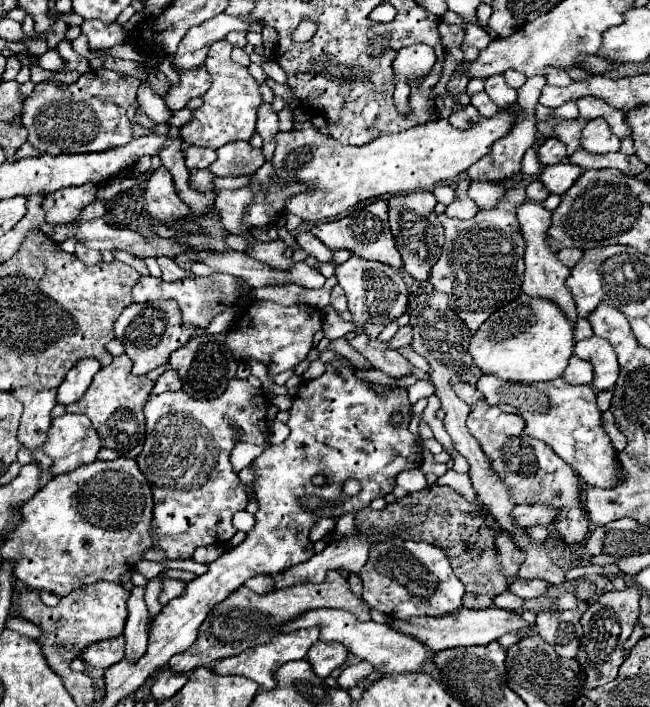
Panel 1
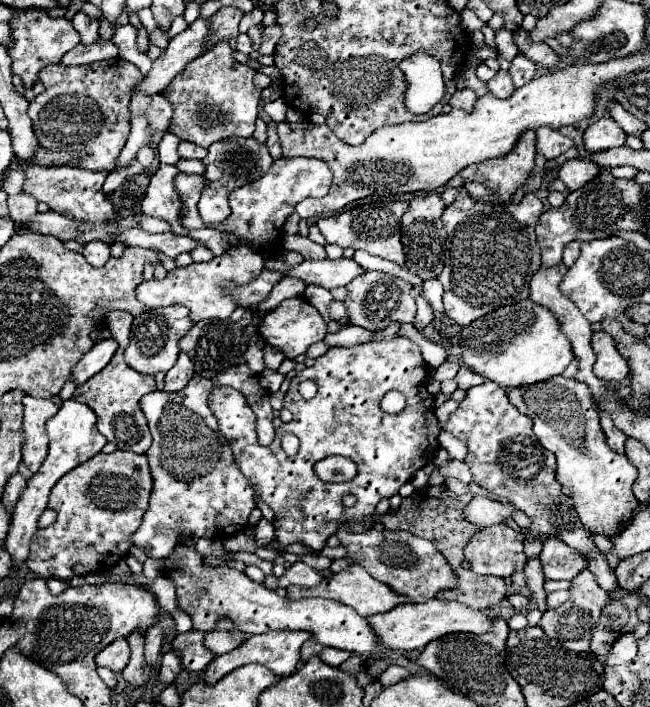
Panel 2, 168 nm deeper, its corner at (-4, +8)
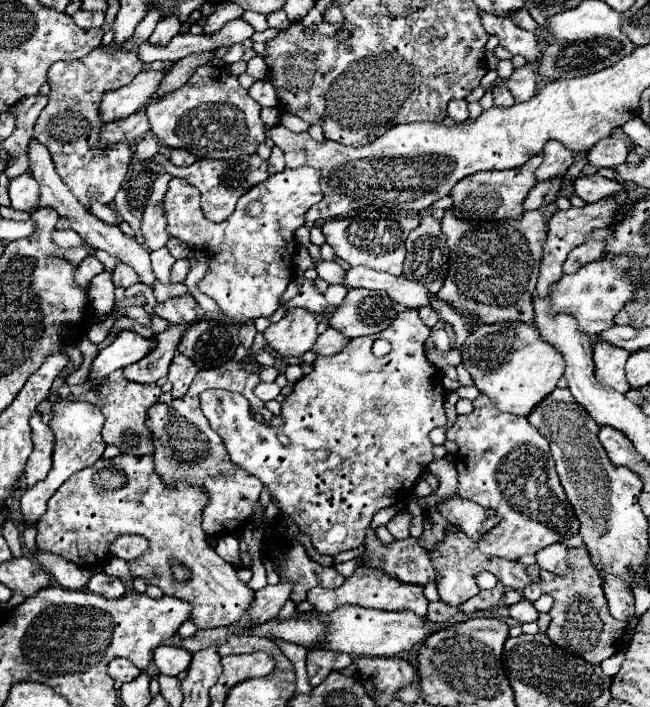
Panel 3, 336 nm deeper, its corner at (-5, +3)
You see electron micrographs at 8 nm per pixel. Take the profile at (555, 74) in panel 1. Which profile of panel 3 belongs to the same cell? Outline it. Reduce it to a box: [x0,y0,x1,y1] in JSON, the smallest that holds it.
[481,11,541,63]

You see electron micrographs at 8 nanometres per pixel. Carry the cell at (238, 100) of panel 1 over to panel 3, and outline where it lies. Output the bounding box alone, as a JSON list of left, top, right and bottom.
[147,65,265,159]

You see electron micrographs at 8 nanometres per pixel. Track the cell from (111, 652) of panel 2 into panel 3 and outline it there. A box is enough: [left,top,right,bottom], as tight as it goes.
[107,657,139,681]

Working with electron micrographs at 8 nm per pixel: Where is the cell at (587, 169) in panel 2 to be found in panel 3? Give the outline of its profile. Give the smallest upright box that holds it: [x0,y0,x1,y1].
[573,175,623,203]

